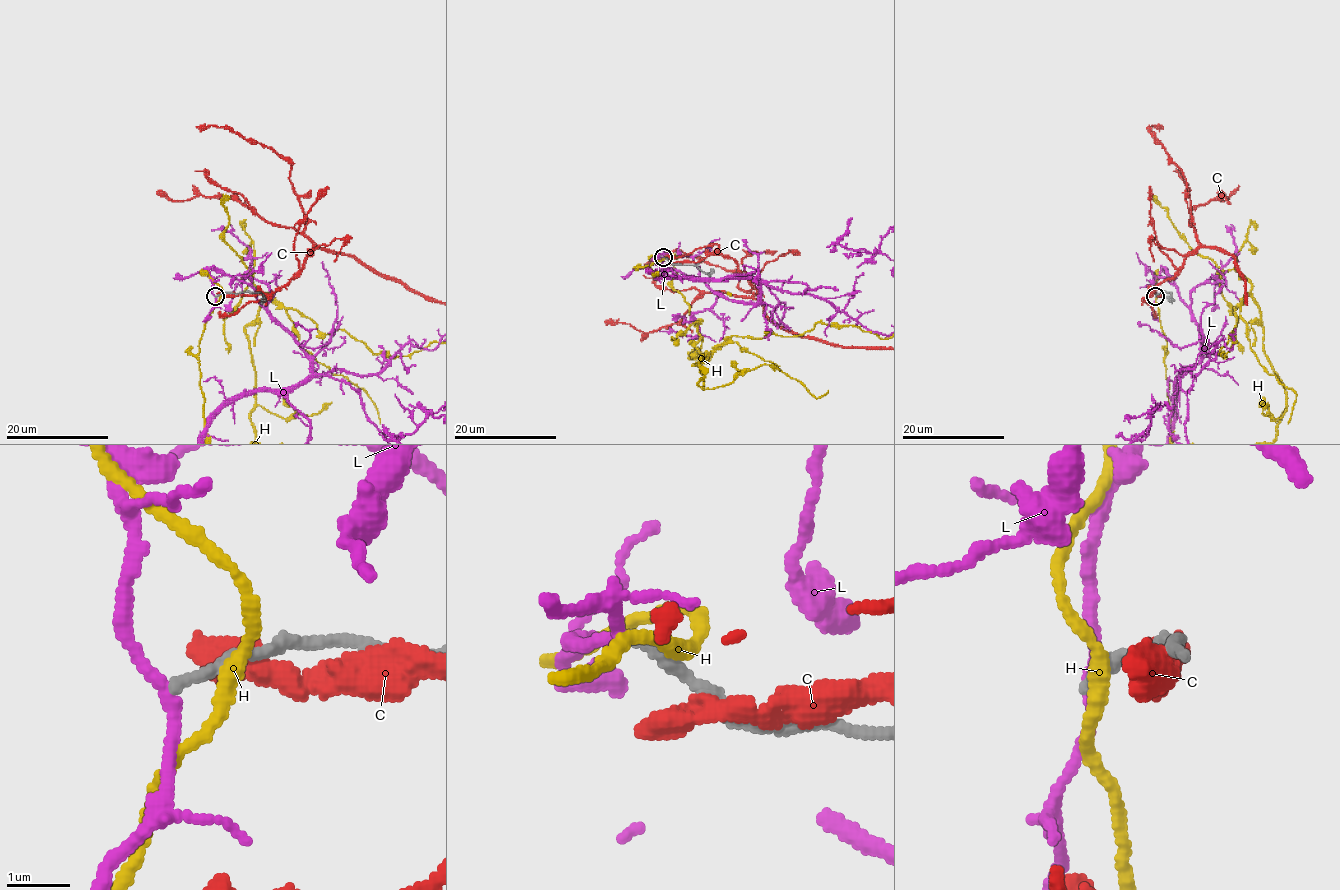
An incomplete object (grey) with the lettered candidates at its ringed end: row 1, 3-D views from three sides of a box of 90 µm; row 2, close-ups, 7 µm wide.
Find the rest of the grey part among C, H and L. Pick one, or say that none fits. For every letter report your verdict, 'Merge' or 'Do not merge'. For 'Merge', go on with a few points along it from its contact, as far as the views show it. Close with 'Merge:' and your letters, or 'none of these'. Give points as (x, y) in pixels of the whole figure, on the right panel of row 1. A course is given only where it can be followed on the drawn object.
C: Do not merge
H: Do not merge
L: Do not merge
Merge: none of these

